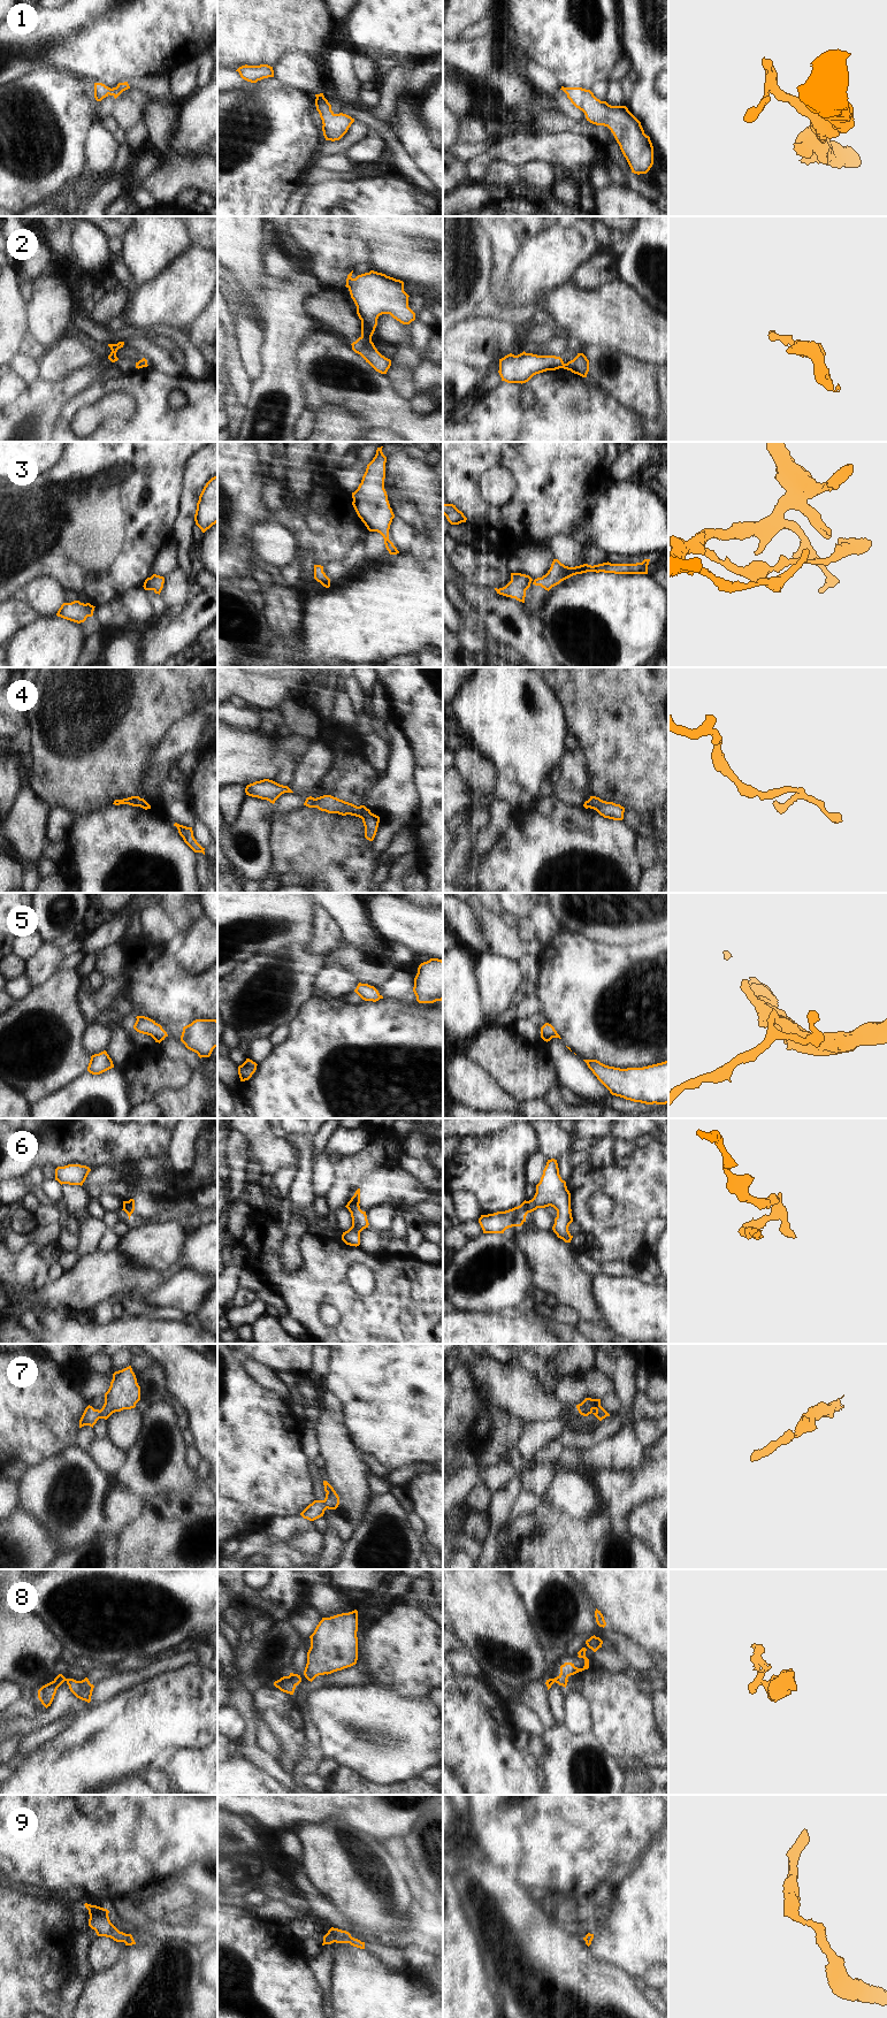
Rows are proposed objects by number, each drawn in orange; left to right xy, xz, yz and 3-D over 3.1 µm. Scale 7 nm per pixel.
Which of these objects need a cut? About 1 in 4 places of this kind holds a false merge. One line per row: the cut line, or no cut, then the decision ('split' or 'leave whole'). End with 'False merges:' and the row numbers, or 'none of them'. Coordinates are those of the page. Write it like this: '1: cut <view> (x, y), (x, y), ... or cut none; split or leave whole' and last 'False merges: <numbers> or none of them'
1: cut none; leave whole
2: cut xz (361, 335), (371, 337); split
3: cut none; leave whole
4: cut none; leave whole
5: cut none; leave whole
6: cut yz (526, 1201), (528, 1212); split
7: cut none; leave whole
8: cut none; leave whole
9: cut none; leave whole
False merges: 2, 6

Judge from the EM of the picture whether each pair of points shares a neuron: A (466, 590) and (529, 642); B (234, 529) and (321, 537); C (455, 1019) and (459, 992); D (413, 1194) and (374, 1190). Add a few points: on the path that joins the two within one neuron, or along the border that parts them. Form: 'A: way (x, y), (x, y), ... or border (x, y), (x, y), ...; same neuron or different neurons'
A: way (482, 602), (513, 632); same neuron
B: way (255, 517), (285, 517), (299, 525); same neuron
C: way (455, 1013), (455, 999); same neuron
D: way (404, 1190), (383, 1190); same neuron

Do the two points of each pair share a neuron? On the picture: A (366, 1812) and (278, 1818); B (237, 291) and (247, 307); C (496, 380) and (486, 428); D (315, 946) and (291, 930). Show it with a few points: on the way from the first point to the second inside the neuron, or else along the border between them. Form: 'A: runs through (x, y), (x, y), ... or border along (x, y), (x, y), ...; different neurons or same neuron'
A: runs through (344, 1808), (300, 1808); same neuron
B: runs through (239, 295), (245, 304); same neuron
C: border along (502, 381), (482, 400), (475, 404); different neurons
D: border along (314, 914), (311, 938), (306, 942); different neurons

